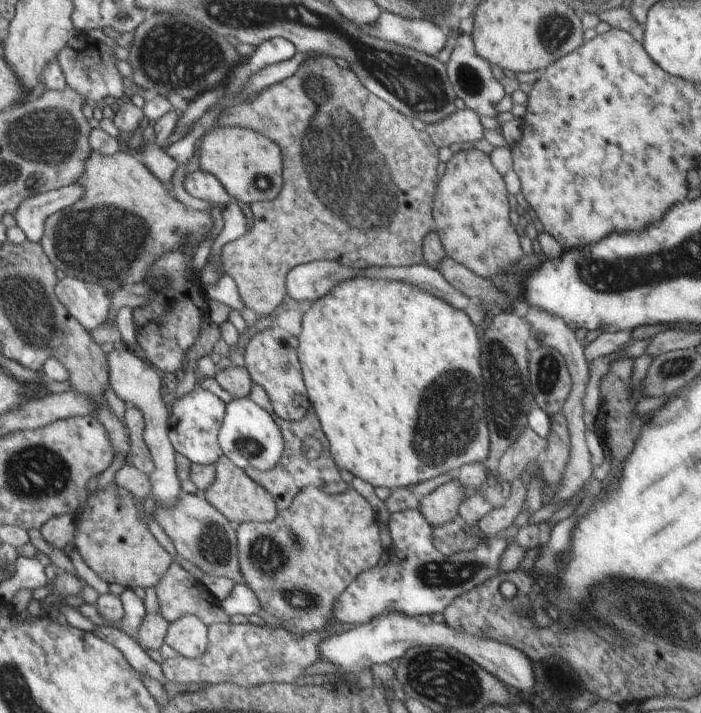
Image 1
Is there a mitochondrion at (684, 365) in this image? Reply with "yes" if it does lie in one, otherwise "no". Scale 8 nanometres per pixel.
yes

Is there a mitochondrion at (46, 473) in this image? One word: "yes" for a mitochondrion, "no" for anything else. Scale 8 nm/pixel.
yes

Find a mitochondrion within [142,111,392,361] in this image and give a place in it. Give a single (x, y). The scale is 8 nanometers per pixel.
(263, 180)

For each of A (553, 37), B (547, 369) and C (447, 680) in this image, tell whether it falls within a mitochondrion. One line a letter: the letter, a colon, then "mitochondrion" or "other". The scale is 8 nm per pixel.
A: mitochondrion
B: mitochondrion
C: mitochondrion

